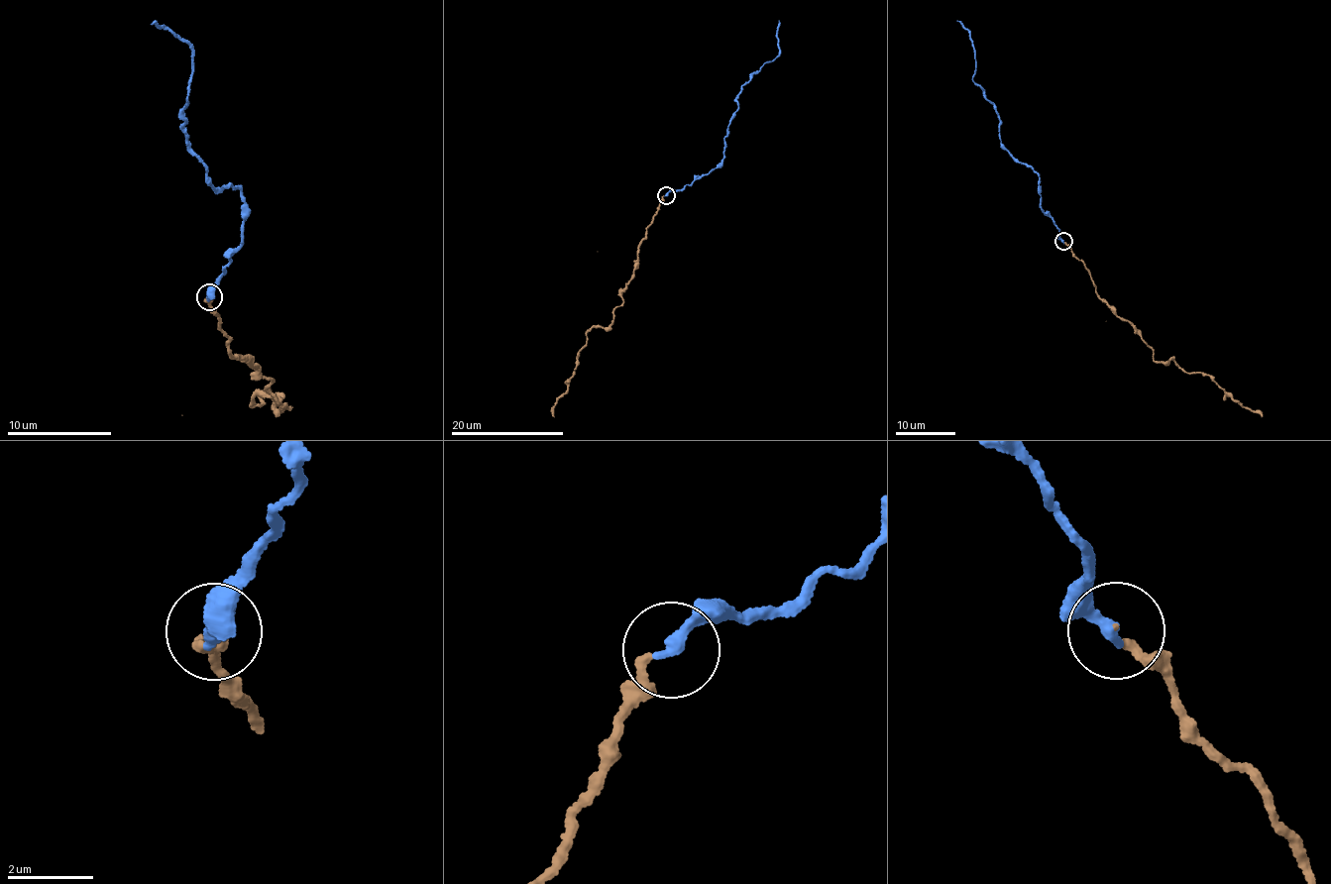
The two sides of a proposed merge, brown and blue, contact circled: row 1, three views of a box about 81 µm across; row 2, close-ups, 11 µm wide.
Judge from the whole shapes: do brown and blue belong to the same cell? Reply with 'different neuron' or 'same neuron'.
same neuron

